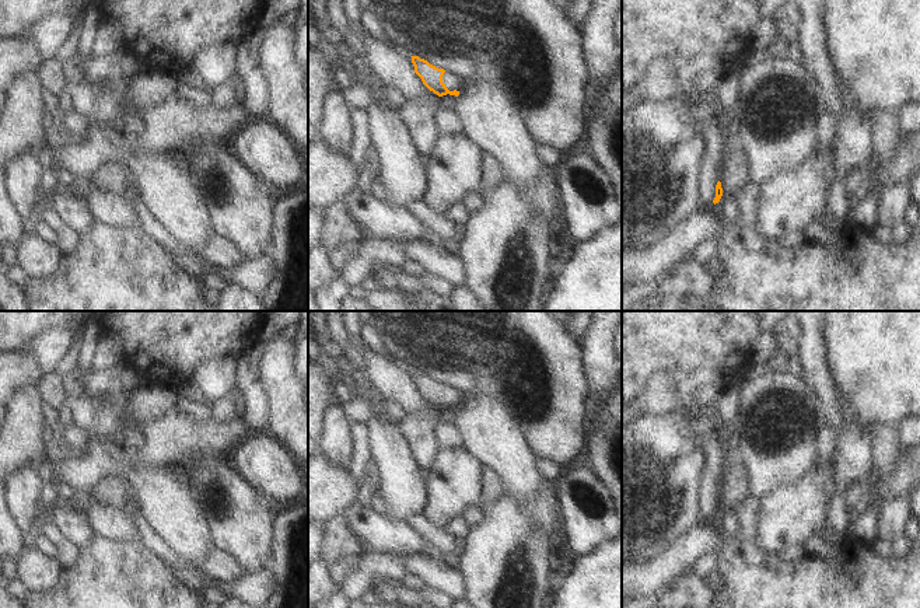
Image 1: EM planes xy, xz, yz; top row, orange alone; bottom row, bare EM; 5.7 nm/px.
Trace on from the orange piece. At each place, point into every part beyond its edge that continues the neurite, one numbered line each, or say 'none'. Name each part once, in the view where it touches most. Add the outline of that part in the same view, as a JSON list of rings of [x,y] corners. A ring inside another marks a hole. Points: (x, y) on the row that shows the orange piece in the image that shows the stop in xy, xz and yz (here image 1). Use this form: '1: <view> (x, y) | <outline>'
1: xz (452, 81) | [[[449,71],[444,73],[442,83],[449,91],[454,91],[454,90],[459,91],[462,85],[465,84],[465,81],[459,76],[452,74]]]

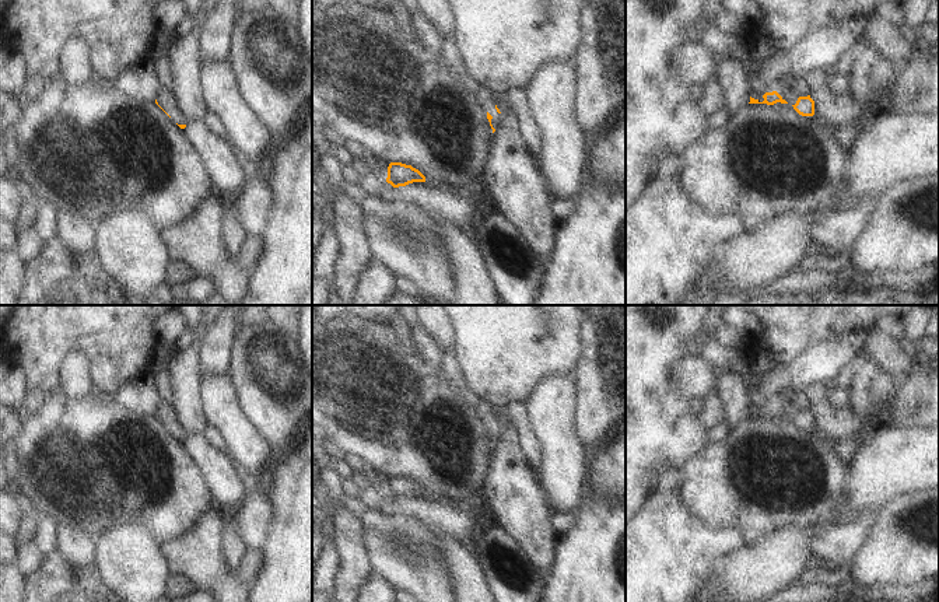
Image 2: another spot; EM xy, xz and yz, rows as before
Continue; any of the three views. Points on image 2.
1: xy (167, 100) | [[[162,87],[157,97],[158,105],[171,116],[178,125],[188,125],[189,118],[182,111],[174,88]]]

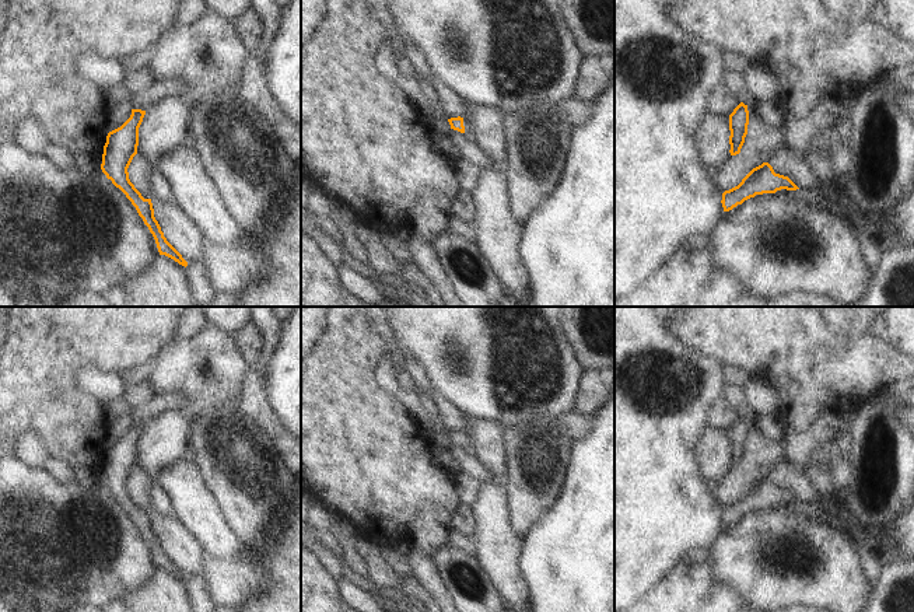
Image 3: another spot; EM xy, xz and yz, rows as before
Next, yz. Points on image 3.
none

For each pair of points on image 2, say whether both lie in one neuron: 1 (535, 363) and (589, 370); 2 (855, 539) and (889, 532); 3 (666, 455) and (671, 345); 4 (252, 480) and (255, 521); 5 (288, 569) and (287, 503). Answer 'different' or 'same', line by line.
1: different
2: different
3: same
4: same
5: same

